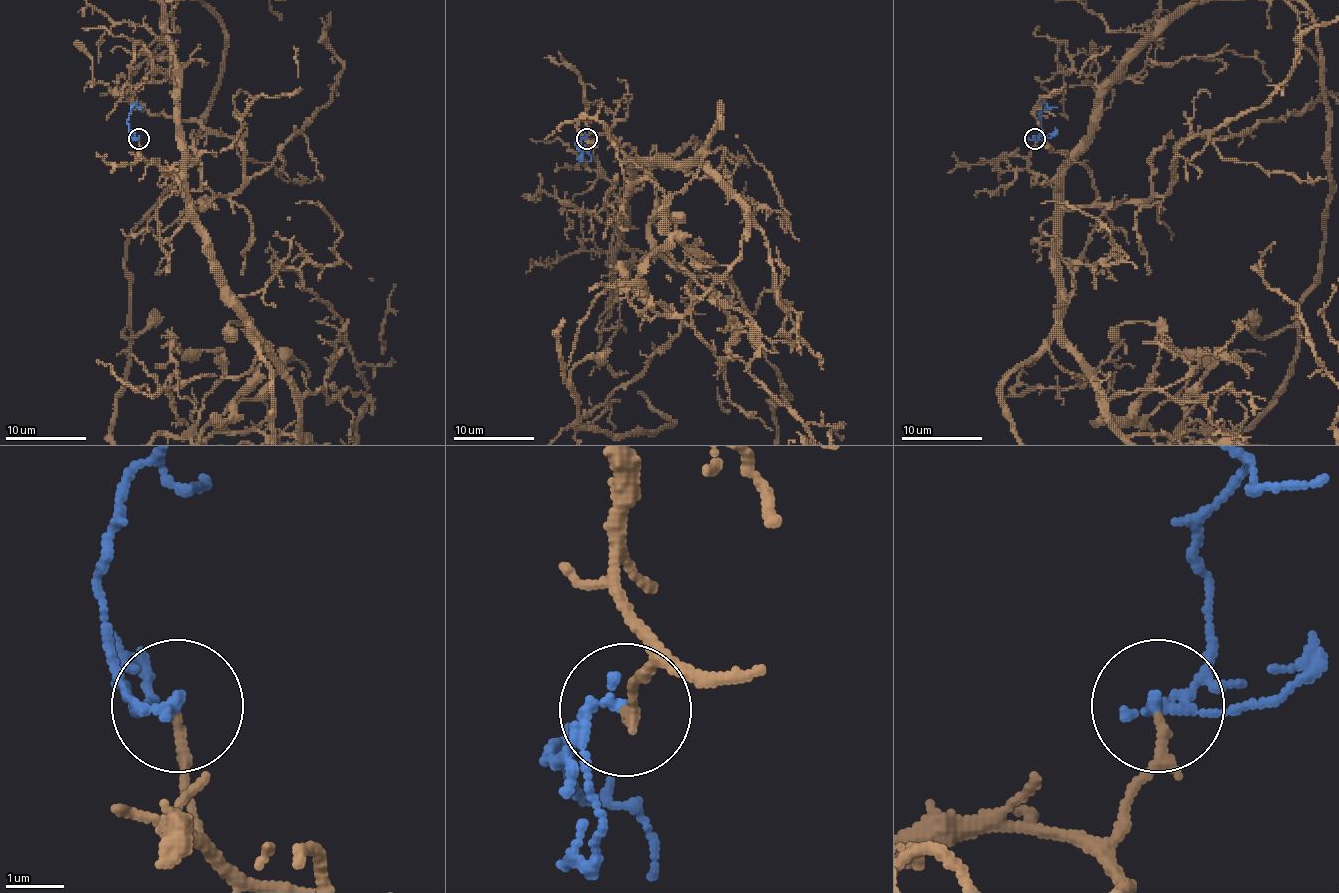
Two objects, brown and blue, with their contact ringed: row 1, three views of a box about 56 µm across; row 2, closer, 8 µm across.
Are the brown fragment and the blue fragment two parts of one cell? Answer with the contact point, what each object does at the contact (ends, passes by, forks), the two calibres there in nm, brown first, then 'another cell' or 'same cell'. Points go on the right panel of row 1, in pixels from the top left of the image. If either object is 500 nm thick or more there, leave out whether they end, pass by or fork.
place (1034, 138); brown ends; blue ends; calibres 170 and 200 nm; same cell

